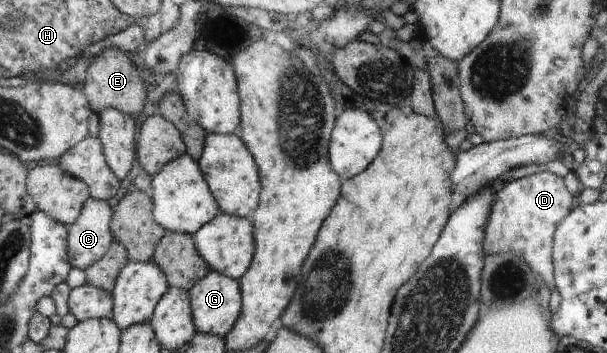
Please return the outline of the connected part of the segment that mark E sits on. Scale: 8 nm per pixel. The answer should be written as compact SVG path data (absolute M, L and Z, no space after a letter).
M109 48L93 58L93 64L87 68L87 78L83 82L83 90L89 101L91 112L101 114L107 108L115 108L123 114L139 114L145 104L145 85L139 68L133 64L131 52Z

